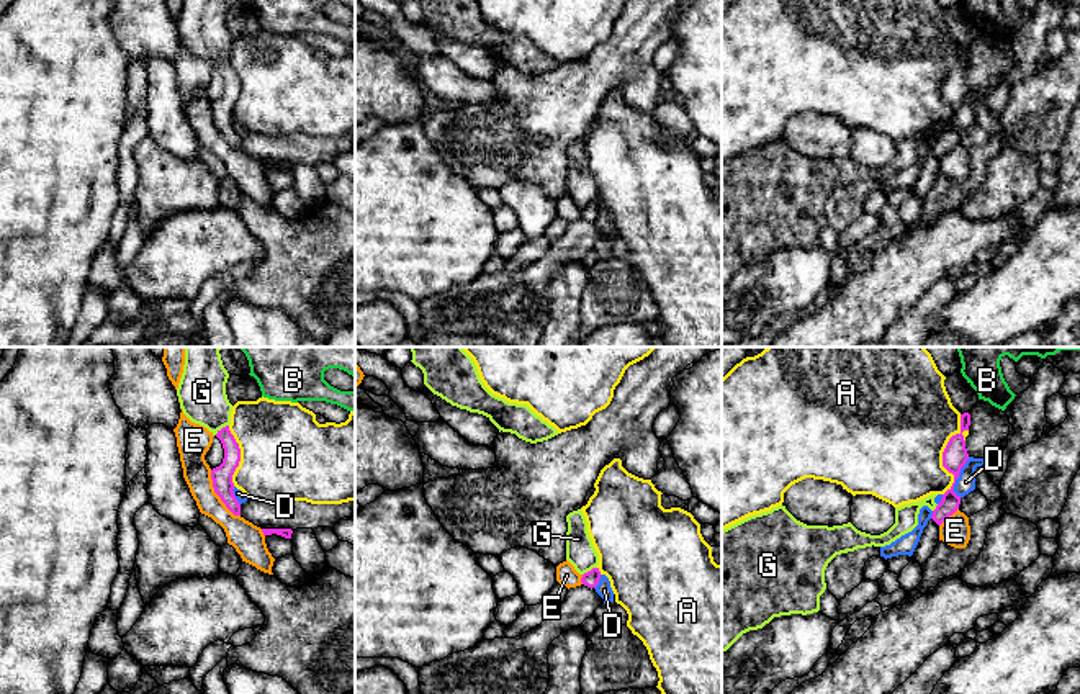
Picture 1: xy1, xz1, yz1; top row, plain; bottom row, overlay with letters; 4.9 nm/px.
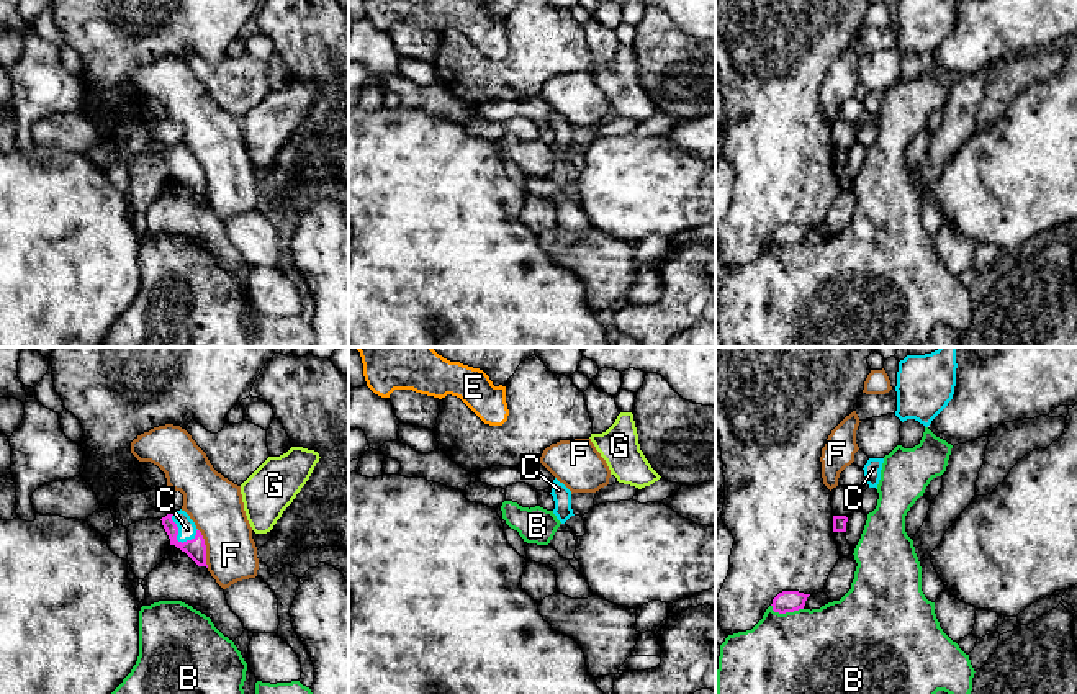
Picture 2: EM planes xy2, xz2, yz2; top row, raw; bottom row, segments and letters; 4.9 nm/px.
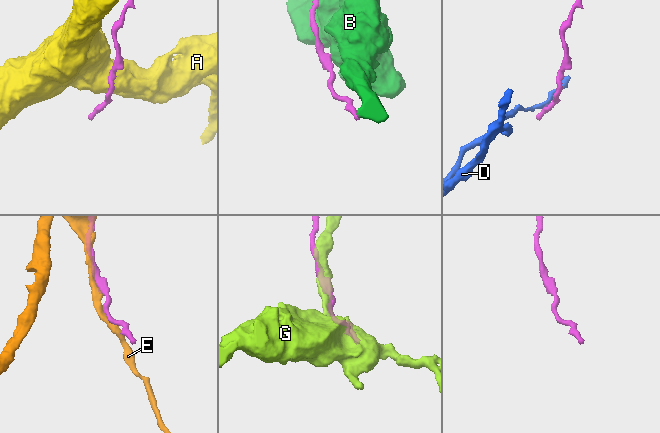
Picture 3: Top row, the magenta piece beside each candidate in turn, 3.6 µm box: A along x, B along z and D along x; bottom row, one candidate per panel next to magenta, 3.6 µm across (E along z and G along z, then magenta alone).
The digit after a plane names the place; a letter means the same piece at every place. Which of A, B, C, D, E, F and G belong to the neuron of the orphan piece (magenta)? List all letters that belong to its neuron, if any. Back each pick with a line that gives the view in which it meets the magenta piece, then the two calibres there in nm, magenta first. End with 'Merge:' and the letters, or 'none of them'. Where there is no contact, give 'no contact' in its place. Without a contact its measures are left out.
C: xy2 | 100/90 nm
Merge: C

